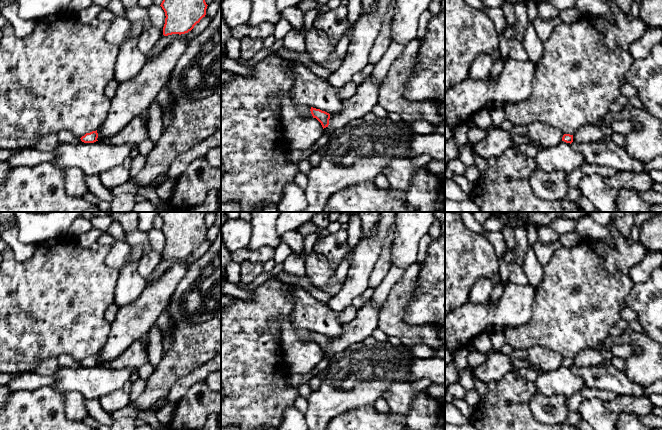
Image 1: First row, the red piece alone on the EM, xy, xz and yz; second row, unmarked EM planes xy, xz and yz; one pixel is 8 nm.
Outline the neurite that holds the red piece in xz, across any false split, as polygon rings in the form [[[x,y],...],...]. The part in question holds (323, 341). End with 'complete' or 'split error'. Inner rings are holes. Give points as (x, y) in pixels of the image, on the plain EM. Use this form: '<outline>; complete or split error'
[[[311,331],[310,335],[313,342],[316,342],[321,347],[323,353],[328,351],[330,343],[329,337],[313,331]]]; complete

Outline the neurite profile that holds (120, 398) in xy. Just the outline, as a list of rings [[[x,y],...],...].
[[[127,381],[120,389],[99,399],[101,407],[107,413],[122,409],[131,403],[130,390],[132,383]]]

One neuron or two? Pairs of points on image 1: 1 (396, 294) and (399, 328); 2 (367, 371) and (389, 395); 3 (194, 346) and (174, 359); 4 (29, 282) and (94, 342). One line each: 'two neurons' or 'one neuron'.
1: one neuron
2: two neurons
3: one neuron
4: one neuron

